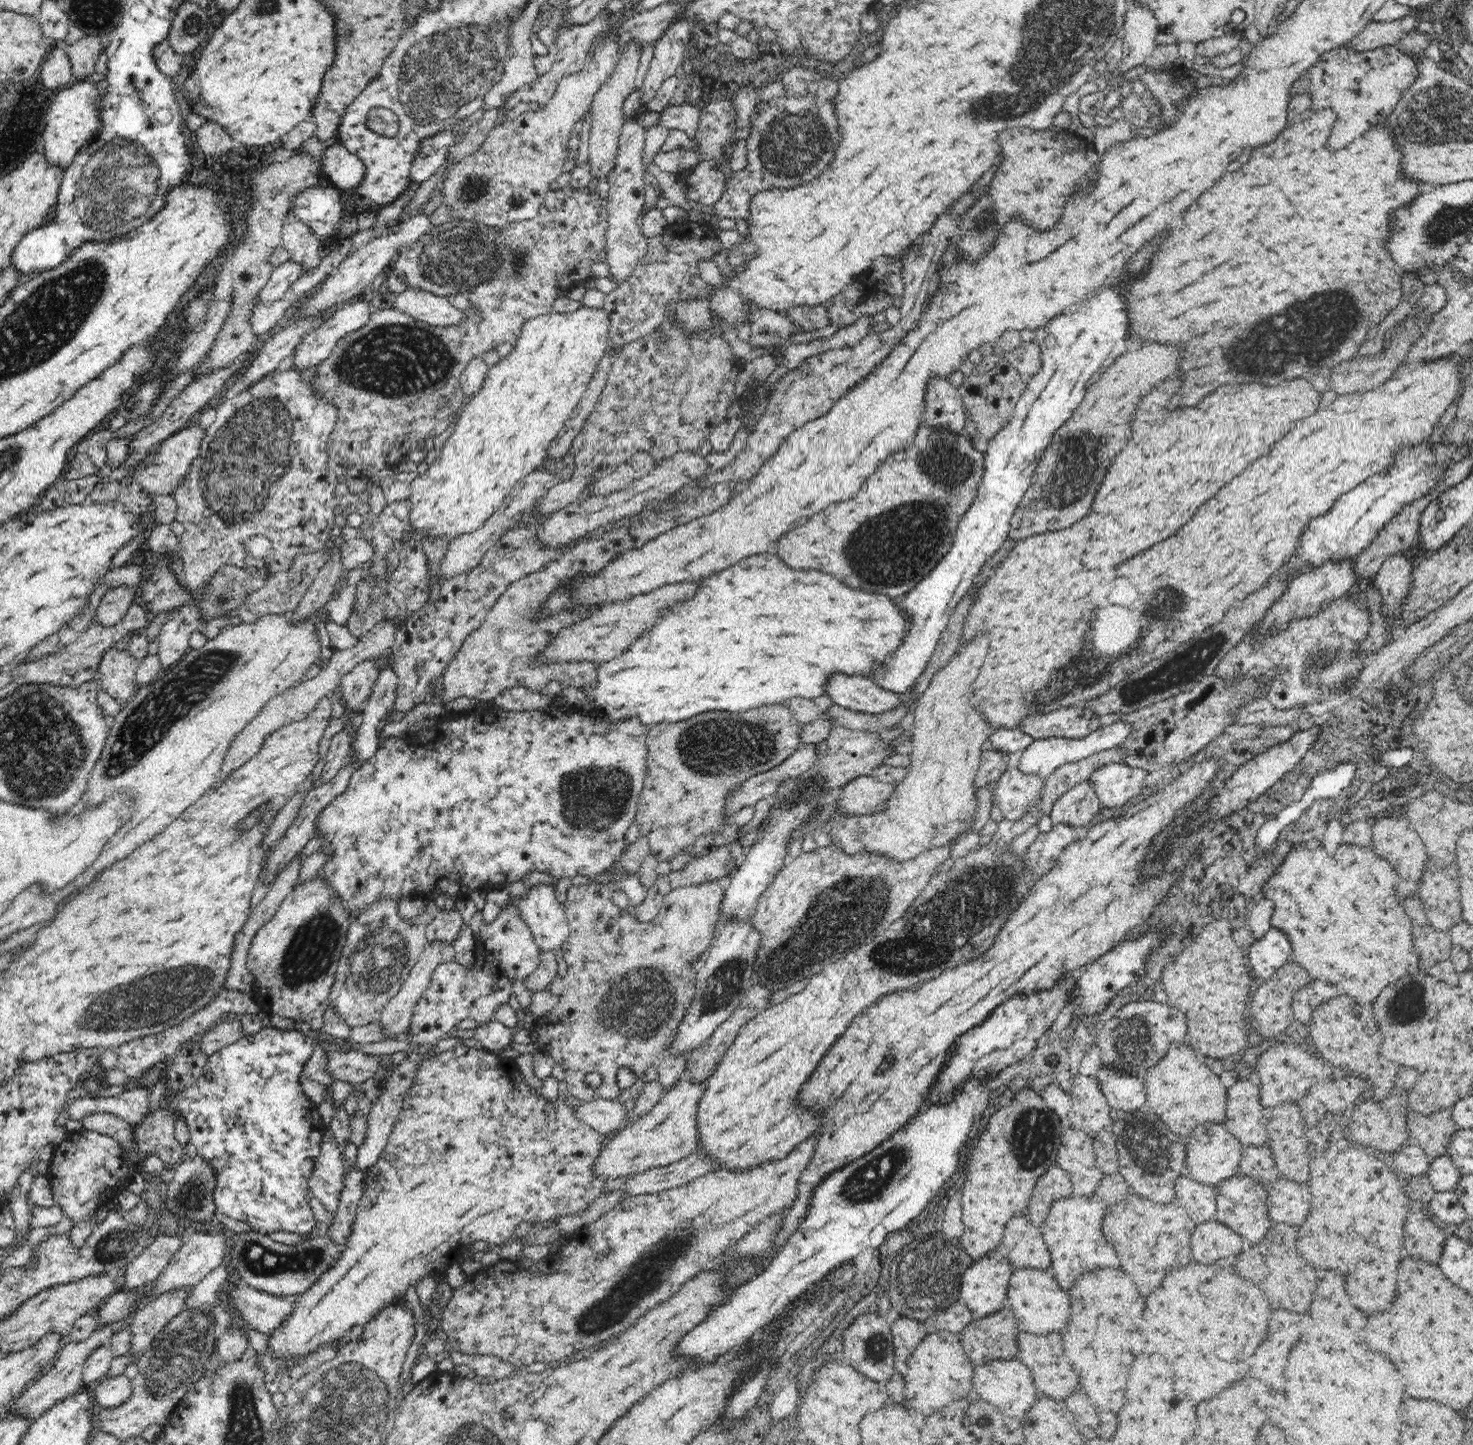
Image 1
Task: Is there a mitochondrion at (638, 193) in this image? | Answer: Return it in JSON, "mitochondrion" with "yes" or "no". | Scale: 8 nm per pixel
{"mitochondrion":"no"}

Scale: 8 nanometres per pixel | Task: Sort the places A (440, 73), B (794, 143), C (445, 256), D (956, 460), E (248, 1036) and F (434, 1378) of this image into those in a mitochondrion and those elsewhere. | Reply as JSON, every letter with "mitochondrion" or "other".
{"A":"mitochondrion","B":"mitochondrion","C":"mitochondrion","D":"mitochondrion","E":"other","F":"other"}

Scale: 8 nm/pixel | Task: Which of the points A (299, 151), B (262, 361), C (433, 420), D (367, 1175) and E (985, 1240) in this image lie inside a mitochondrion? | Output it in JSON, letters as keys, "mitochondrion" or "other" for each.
{"A":"other","B":"other","C":"other","D":"other","E":"other"}

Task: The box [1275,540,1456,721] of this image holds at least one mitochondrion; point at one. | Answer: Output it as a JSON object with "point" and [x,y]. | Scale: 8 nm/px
{"point":[1317,653]}

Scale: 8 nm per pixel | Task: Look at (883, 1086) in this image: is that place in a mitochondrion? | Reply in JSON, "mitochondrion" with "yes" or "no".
{"mitochondrion":"no"}

